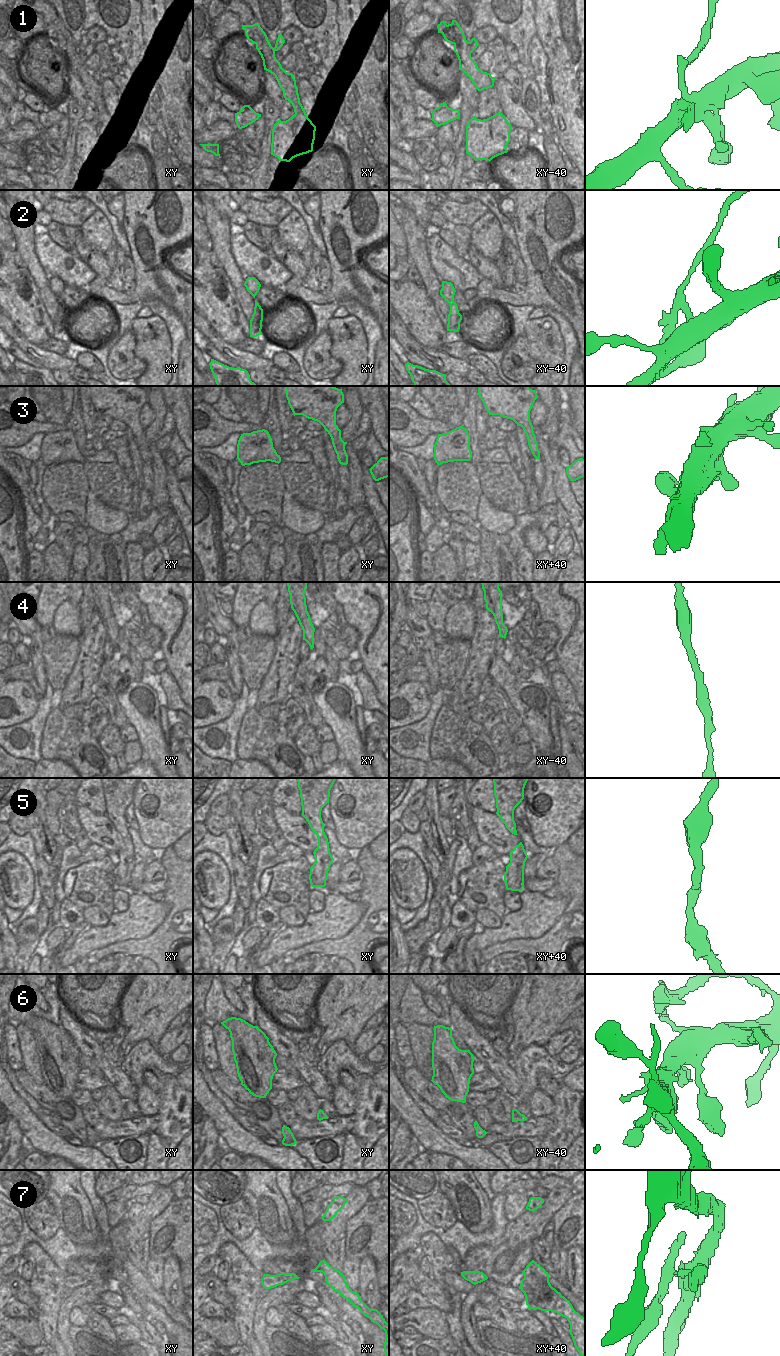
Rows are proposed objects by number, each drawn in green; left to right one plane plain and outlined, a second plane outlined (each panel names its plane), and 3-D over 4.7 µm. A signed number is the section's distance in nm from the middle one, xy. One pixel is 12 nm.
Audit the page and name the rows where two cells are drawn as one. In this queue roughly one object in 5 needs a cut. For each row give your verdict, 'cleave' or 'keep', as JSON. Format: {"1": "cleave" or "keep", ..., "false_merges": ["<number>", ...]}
{"1": "cleave", "2": "cleave", "3": "keep", "4": "keep", "5": "keep", "6": "keep", "7": "cleave", "false_merges": ["1", "2", "7"]}

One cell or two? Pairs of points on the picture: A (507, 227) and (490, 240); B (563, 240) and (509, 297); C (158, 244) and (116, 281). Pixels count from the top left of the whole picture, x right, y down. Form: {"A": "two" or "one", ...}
{"A": "two", "B": "one", "C": "two"}

